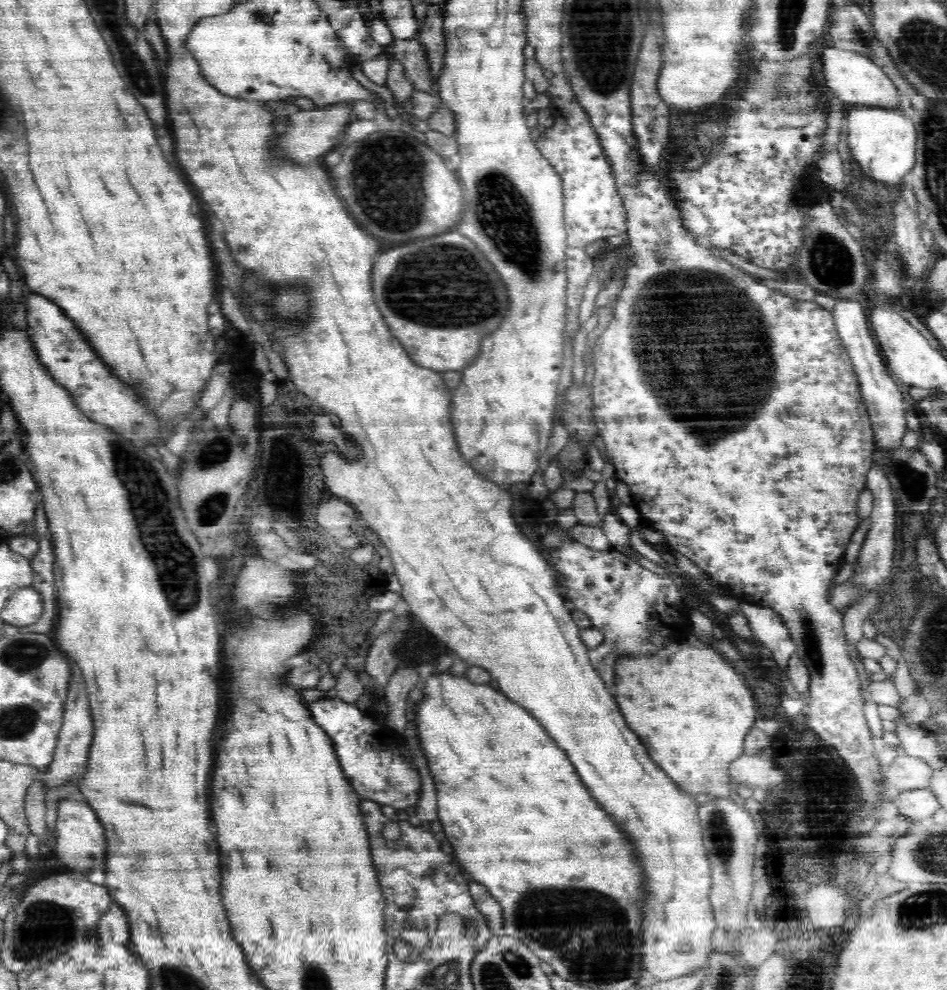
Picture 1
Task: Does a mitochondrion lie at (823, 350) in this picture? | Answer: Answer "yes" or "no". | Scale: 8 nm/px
no

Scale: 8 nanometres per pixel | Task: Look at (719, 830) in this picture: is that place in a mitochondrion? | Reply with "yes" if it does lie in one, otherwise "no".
yes

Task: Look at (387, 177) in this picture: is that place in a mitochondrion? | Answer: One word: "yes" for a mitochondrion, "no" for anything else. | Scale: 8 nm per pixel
yes

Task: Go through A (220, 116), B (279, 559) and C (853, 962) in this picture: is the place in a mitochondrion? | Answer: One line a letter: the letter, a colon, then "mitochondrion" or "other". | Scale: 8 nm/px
A: other
B: other
C: other

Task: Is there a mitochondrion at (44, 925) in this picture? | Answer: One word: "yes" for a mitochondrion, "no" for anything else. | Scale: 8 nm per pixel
yes

